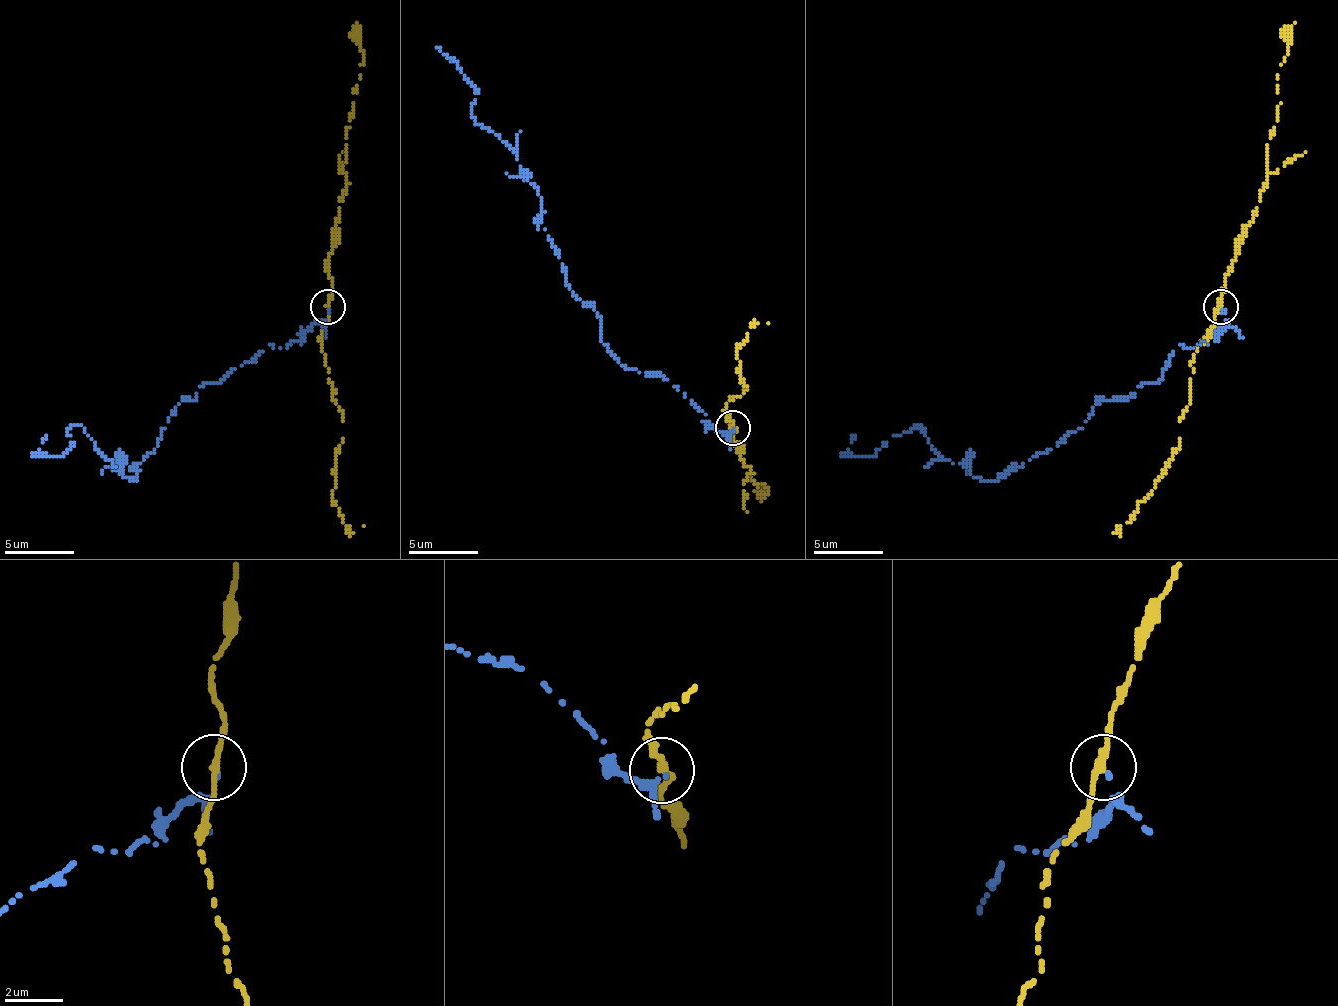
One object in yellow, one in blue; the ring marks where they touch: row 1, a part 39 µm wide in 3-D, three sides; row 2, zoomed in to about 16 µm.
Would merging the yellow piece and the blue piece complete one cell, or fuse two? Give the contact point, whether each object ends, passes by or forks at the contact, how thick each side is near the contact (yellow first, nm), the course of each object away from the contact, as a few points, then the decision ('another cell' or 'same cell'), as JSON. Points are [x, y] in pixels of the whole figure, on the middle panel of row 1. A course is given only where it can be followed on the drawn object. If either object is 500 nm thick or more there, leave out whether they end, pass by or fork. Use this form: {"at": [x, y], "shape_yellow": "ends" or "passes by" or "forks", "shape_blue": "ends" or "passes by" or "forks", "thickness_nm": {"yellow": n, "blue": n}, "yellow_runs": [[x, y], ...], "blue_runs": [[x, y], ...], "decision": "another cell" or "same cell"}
{"at": [732, 427], "shape_yellow": "passes by", "shape_blue": "ends", "thickness_nm": {"yellow": 240, "blue": 130}, "yellow_runs": [[733, 428], [737, 449], [758, 487], [765, 484], [768, 494], [761, 501]], "blue_runs": [[733, 428], [709, 425], [600, 341], [541, 201], [471, 113], [475, 89], [450, 61]], "decision": "another cell"}

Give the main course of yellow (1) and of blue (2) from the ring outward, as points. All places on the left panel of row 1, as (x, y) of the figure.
1: (329, 306), (332, 229), (339, 218), (346, 180), (346, 145), (364, 54), (357, 23)
2: (329, 309), (304, 337), (269, 344), (182, 400), (136, 480), (77, 425), (60, 456), (42, 452), (46, 435)

